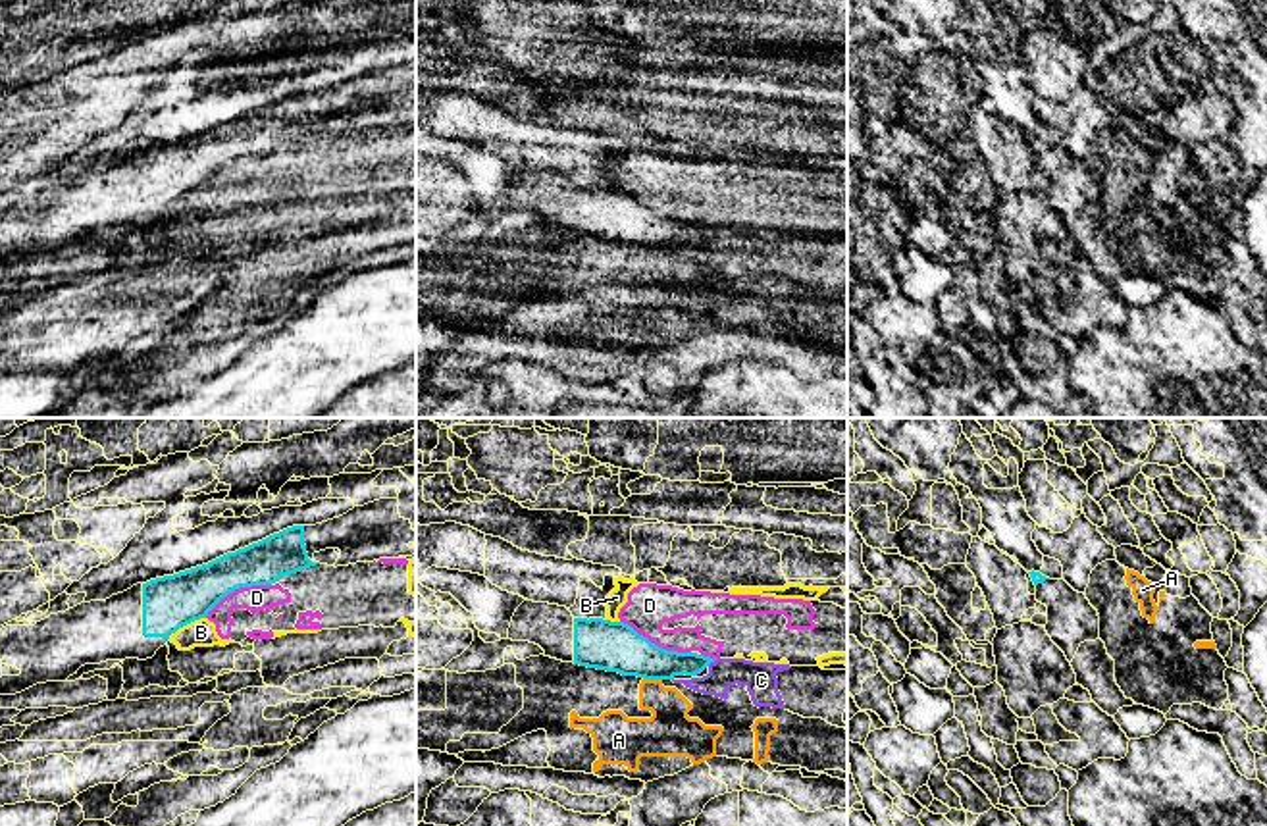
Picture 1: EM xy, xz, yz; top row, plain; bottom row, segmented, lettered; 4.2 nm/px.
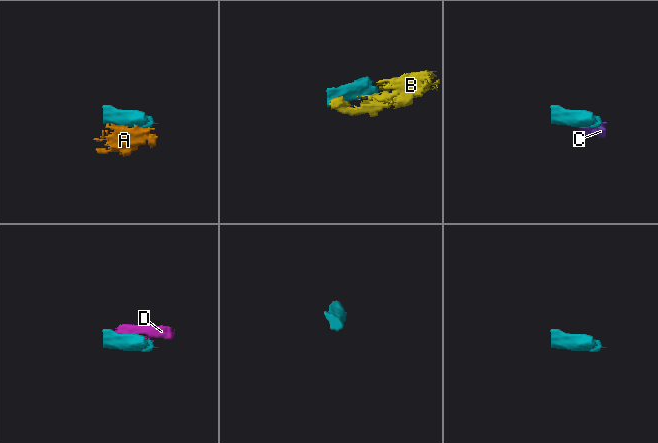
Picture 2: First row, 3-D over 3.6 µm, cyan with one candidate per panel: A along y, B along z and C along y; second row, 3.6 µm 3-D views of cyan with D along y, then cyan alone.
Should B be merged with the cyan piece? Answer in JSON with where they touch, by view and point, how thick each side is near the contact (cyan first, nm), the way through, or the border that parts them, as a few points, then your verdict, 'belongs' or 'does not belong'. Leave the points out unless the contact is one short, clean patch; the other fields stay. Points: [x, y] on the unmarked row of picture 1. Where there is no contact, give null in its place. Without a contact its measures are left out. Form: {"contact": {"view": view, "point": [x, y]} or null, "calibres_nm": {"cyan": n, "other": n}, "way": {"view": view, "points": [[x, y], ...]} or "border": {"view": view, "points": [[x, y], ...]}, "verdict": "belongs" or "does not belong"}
{"contact": {"view": "xy", "point": [189, 191]}, "calibres_nm": {"cyan": 220, "other": 110}, "border": {"view": "xy", "points": [[205, 185], [183, 193], [174, 203]]}, "verdict": "does not belong"}

